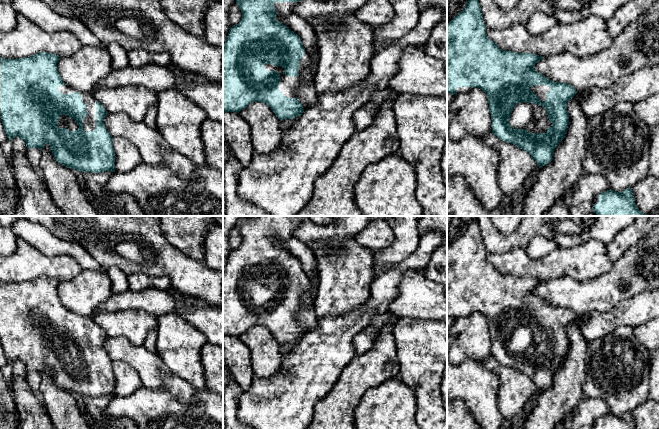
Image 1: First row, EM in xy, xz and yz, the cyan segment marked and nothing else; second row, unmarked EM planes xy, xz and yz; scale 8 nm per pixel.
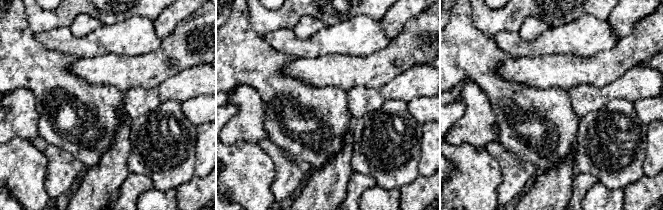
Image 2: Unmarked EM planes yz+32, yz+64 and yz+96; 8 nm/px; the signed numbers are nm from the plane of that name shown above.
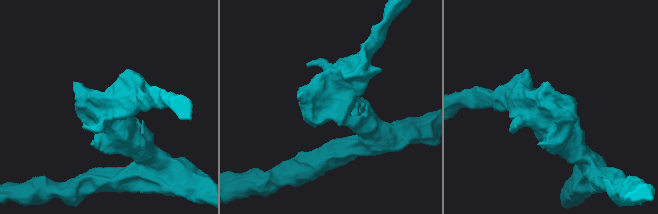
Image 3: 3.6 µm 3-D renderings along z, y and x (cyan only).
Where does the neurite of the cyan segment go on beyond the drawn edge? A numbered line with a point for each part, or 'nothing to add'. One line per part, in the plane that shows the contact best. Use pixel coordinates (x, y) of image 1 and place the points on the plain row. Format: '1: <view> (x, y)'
1: xz (289, 309)

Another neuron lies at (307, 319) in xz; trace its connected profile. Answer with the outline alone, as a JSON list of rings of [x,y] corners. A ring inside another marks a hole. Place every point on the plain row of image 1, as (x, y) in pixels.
[[[310,278],[310,288],[302,298],[302,306],[298,312],[297,323],[302,328],[304,334],[312,331],[319,319],[314,310],[318,286],[319,282],[315,278]]]

